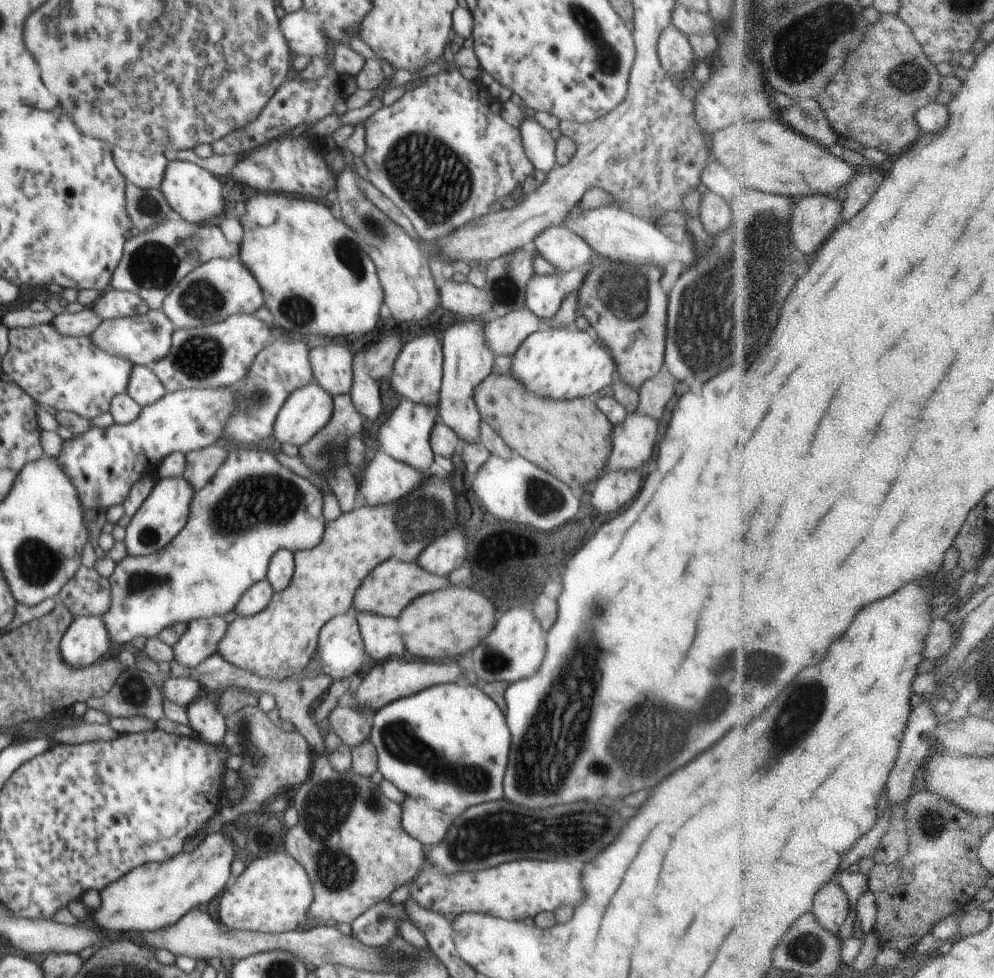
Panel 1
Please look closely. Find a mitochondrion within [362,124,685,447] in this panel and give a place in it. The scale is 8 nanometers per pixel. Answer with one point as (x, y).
(431, 180)

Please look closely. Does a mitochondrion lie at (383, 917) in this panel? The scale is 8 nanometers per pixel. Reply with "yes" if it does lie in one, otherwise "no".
yes

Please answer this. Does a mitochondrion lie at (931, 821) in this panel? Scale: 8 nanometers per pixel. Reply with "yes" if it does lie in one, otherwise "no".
yes

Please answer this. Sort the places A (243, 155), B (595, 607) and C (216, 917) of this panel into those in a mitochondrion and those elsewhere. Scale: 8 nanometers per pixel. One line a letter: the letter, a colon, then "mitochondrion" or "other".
A: other
B: mitochondrion
C: other

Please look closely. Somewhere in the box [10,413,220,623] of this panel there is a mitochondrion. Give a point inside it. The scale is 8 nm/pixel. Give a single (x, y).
(38, 562)

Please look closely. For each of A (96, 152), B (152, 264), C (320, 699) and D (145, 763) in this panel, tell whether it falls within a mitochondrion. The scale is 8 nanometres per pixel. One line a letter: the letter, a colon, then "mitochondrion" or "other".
A: other
B: mitochondrion
C: other
D: other

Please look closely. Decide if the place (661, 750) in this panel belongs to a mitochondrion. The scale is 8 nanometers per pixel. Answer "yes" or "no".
yes

